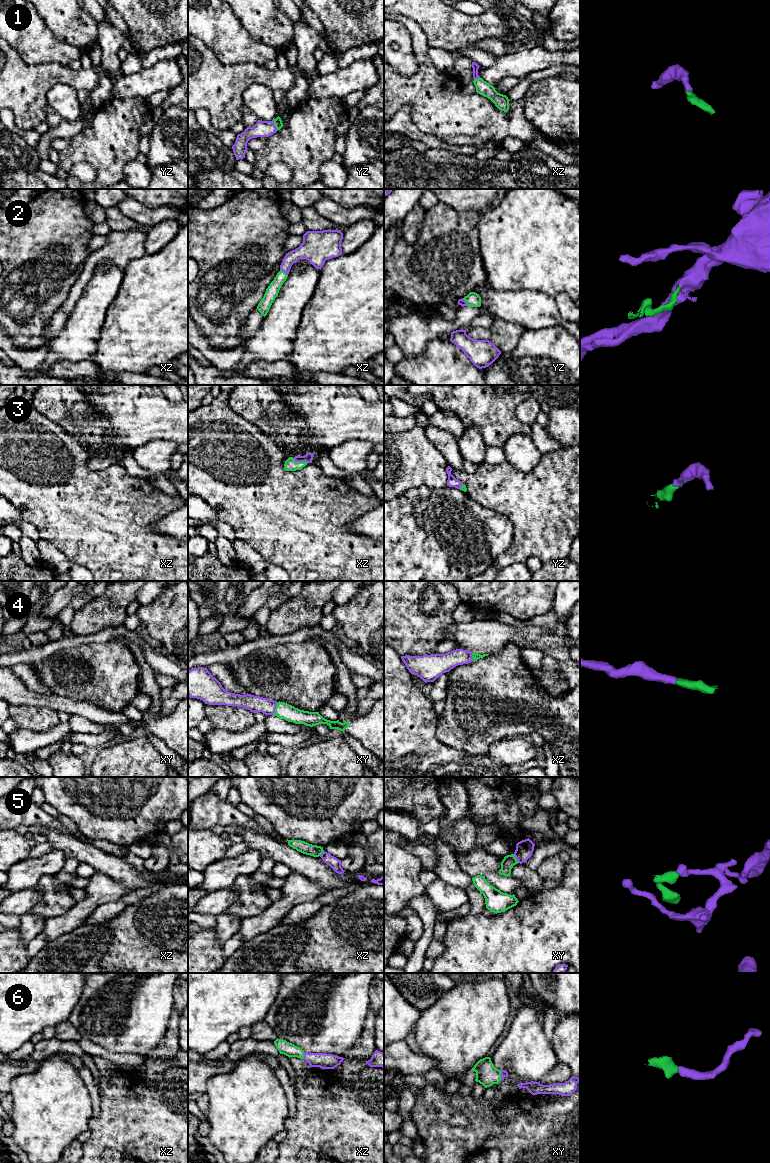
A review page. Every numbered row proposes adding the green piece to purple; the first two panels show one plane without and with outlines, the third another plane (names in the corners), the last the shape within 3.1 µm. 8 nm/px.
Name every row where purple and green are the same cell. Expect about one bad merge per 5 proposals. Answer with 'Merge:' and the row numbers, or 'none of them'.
Merge: 1, 2, 3, 4, 6

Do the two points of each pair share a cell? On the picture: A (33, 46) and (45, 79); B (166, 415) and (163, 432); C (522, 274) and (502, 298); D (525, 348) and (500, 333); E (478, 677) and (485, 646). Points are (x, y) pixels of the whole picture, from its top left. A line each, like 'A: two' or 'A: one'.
A: two
B: one
C: two
D: two
E: two

